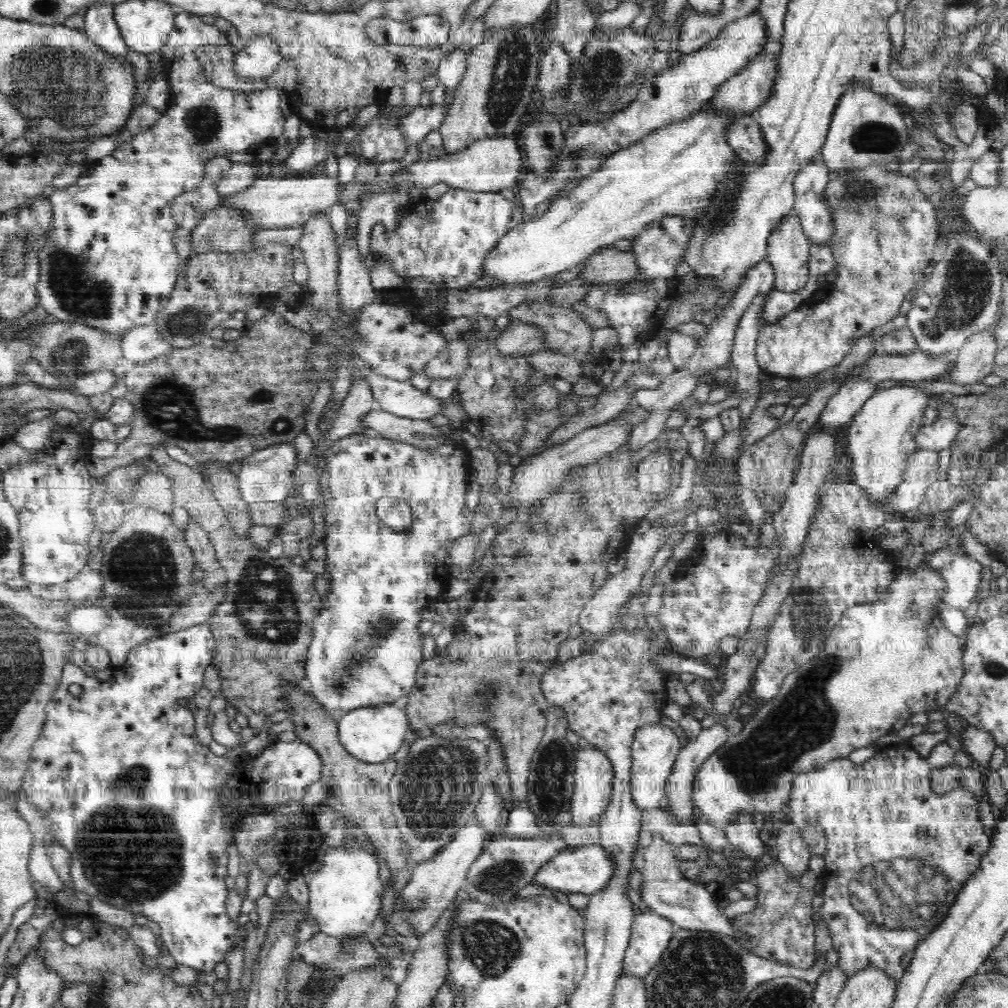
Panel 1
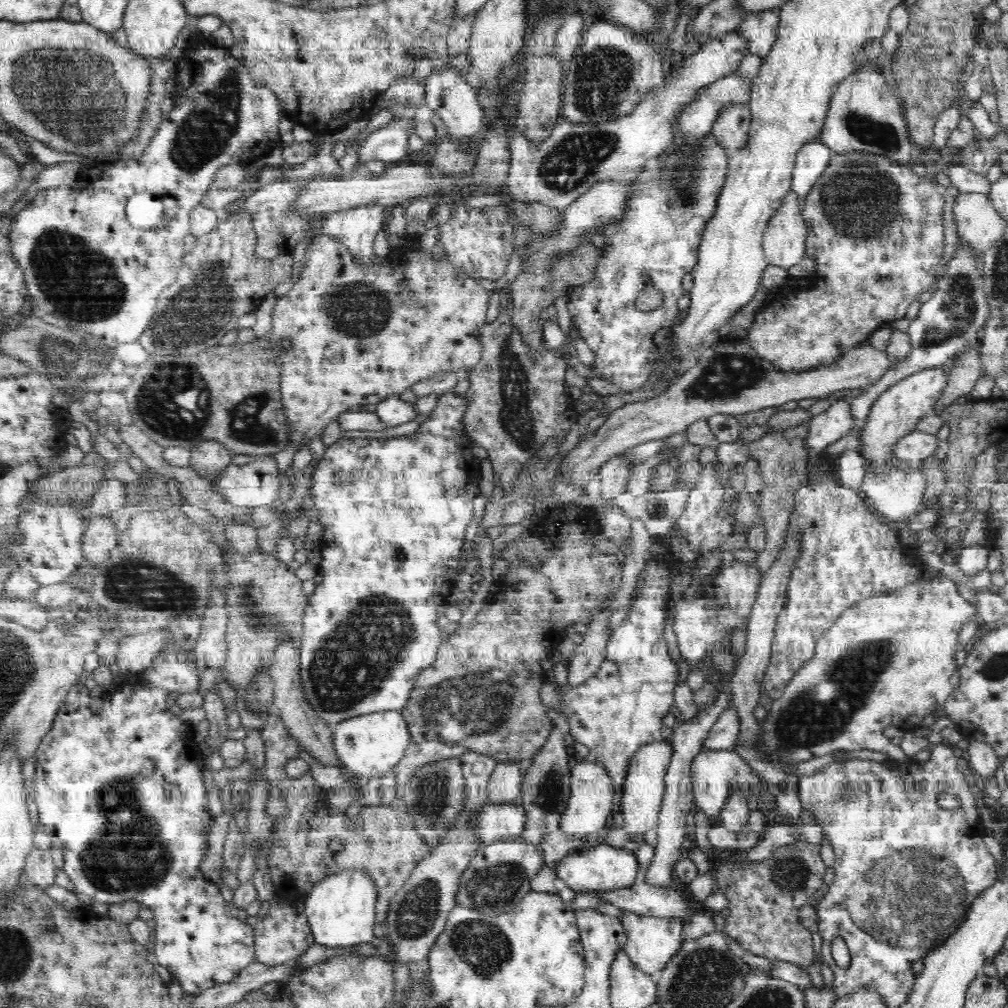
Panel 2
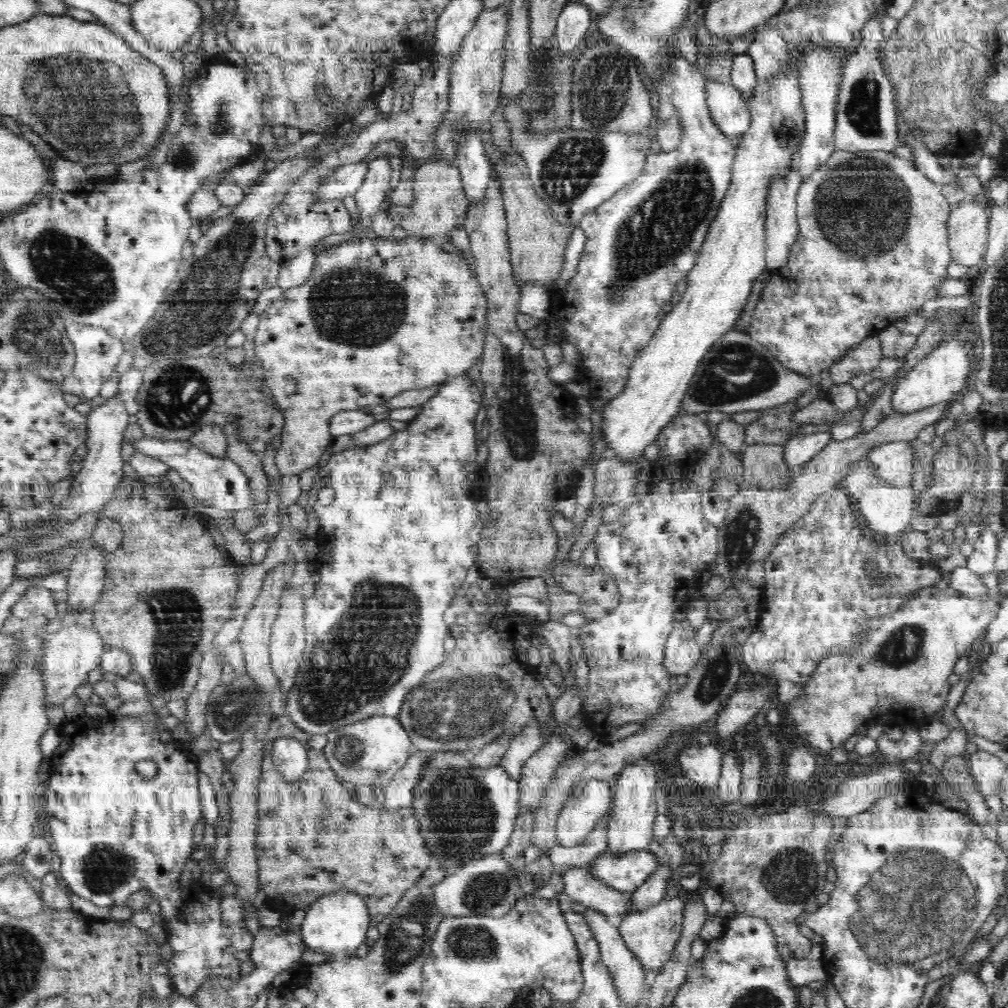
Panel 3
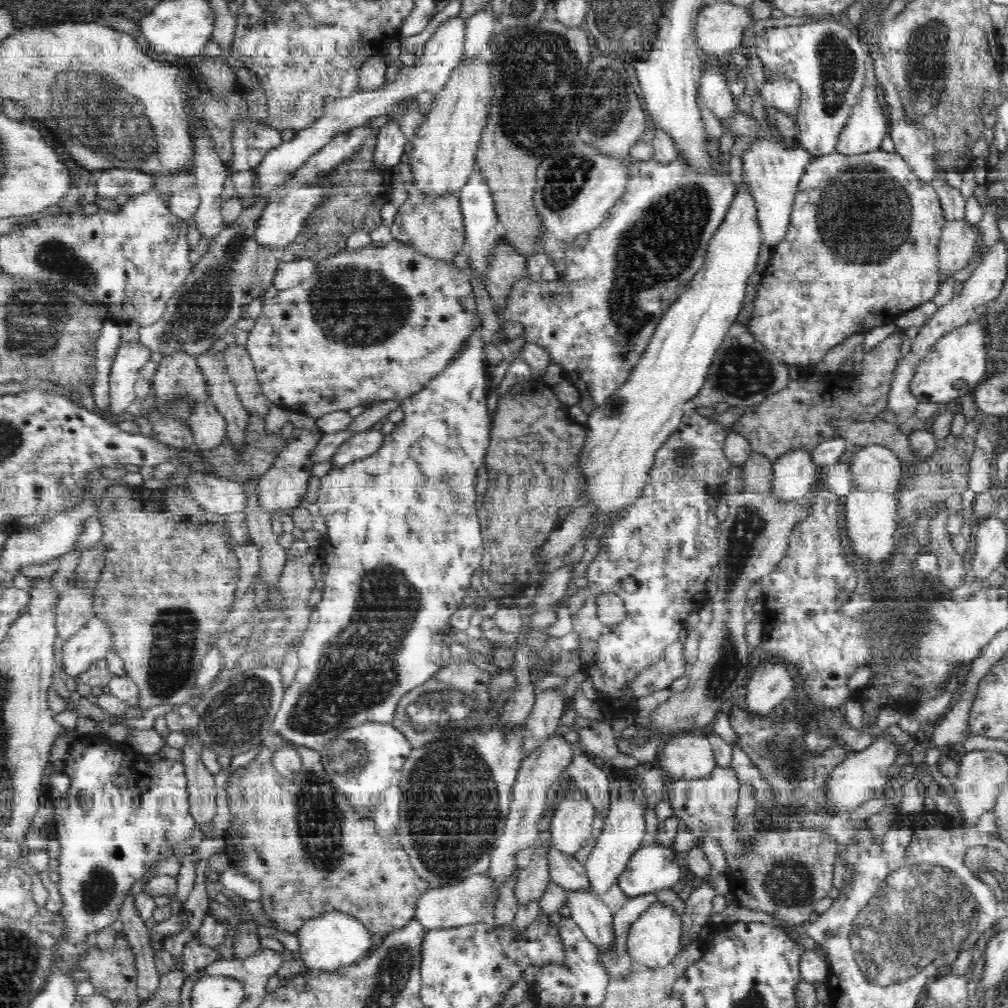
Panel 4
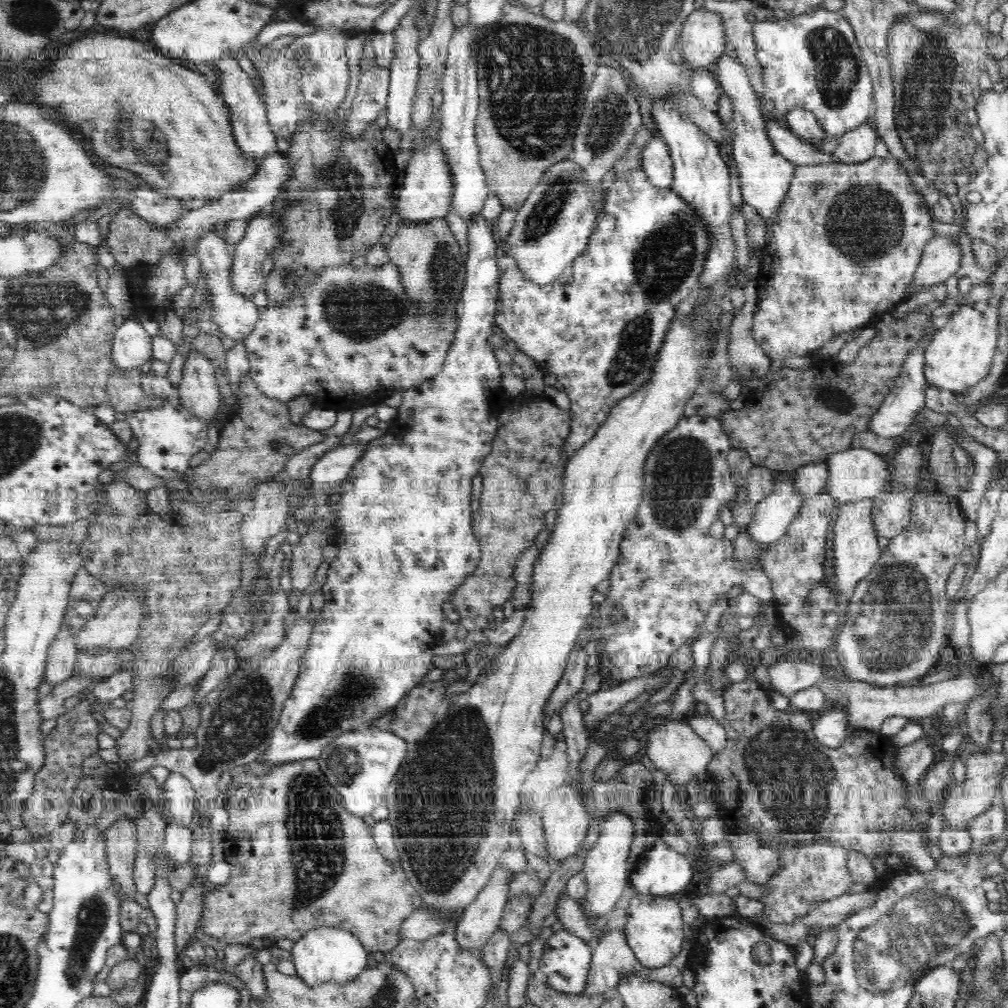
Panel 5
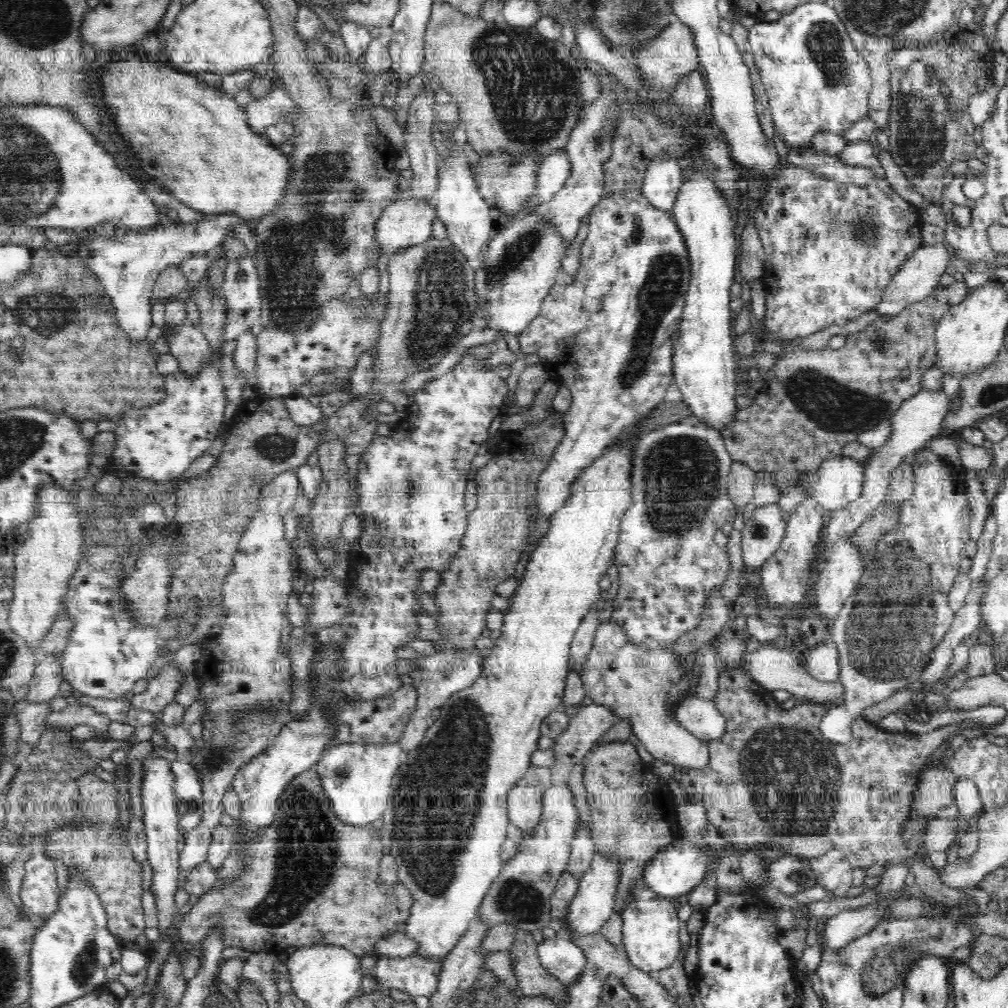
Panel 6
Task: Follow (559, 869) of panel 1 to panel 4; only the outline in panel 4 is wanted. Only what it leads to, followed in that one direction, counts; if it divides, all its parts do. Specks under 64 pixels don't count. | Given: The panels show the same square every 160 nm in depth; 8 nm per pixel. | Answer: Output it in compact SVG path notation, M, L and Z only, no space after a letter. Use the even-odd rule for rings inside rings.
M655 844L639 848L618 876L618 886L628 897L671 888L685 878L672 847Z

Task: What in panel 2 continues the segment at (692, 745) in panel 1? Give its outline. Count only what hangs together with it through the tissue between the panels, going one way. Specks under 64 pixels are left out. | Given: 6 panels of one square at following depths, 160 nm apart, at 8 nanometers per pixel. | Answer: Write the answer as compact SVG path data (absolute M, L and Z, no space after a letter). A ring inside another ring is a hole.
M728 707L720 713L714 726L703 741L704 751L728 751L733 749L740 732L740 717L734 707Z

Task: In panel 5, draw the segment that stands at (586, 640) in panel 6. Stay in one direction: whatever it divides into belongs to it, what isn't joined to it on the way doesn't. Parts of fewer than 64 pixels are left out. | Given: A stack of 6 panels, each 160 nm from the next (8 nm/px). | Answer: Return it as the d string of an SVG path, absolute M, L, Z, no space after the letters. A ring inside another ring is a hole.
M574 647L569 652L567 665L558 682L558 686L554 688L554 692L550 694L546 706L544 706L544 715L551 712L558 712L578 691L582 691L584 676L586 676L586 668L588 668L588 654L586 649Z

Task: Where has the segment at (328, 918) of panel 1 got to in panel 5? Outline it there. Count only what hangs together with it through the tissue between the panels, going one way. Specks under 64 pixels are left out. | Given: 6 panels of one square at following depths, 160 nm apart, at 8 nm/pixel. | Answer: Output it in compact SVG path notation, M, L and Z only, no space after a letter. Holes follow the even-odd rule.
M316 925L308 929L300 940L295 941L291 954L296 975L310 986L322 982L346 984L354 981L367 968L367 957L370 956L356 934L336 925Z

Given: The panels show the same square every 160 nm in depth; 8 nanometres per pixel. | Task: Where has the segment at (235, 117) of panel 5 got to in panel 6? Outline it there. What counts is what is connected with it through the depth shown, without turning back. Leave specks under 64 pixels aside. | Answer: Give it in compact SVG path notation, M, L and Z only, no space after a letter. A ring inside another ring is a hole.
M277 79L272 91L263 96L262 100L253 100L248 103L247 107L244 108L244 113L246 113L247 122L252 131L266 138L266 128L276 124L284 113L288 113L290 124L292 124L294 102L291 102L284 84Z

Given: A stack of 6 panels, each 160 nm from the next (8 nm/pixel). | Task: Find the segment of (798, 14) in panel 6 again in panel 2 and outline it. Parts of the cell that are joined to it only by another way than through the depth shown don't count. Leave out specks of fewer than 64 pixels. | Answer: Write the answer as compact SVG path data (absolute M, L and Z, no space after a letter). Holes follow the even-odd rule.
M821 136L817 141L806 144L798 151L793 170L791 190L795 196L804 203L804 198L813 190L817 180L826 170L828 163L835 159L836 153L823 144Z

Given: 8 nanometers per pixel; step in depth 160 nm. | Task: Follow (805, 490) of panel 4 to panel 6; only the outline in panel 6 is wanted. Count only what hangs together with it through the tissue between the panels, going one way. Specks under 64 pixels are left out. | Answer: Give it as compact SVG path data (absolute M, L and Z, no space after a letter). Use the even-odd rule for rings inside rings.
M768 504L748 514L745 528L741 530L743 563L757 571L778 551L786 536L786 528L778 504Z

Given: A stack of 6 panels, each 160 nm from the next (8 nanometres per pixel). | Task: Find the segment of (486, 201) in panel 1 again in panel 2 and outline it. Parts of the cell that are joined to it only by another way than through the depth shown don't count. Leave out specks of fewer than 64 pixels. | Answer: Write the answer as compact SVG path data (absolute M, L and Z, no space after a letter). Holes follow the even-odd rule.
M456 206L452 210L452 220L440 226L440 242L446 248L446 256L458 266L460 275L474 278L498 280L504 276L508 260L514 246L514 228L510 224L510 214L504 206L484 210L466 210Z

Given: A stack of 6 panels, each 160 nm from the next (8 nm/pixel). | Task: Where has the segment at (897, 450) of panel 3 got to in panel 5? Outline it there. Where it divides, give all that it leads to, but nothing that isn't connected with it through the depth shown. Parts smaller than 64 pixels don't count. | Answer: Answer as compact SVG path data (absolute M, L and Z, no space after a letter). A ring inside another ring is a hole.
M848 448L831 454L828 462L828 482L825 492L834 496L838 505L844 505L863 499L872 499L890 489L891 464L889 457L864 448Z

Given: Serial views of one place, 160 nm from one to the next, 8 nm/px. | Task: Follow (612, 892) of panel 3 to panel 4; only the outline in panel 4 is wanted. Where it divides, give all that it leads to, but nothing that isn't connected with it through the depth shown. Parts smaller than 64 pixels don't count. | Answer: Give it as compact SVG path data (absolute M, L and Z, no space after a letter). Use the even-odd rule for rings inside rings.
M550 847L546 855L551 880L566 891L586 891L592 893L585 866L576 861L574 855L566 854Z

